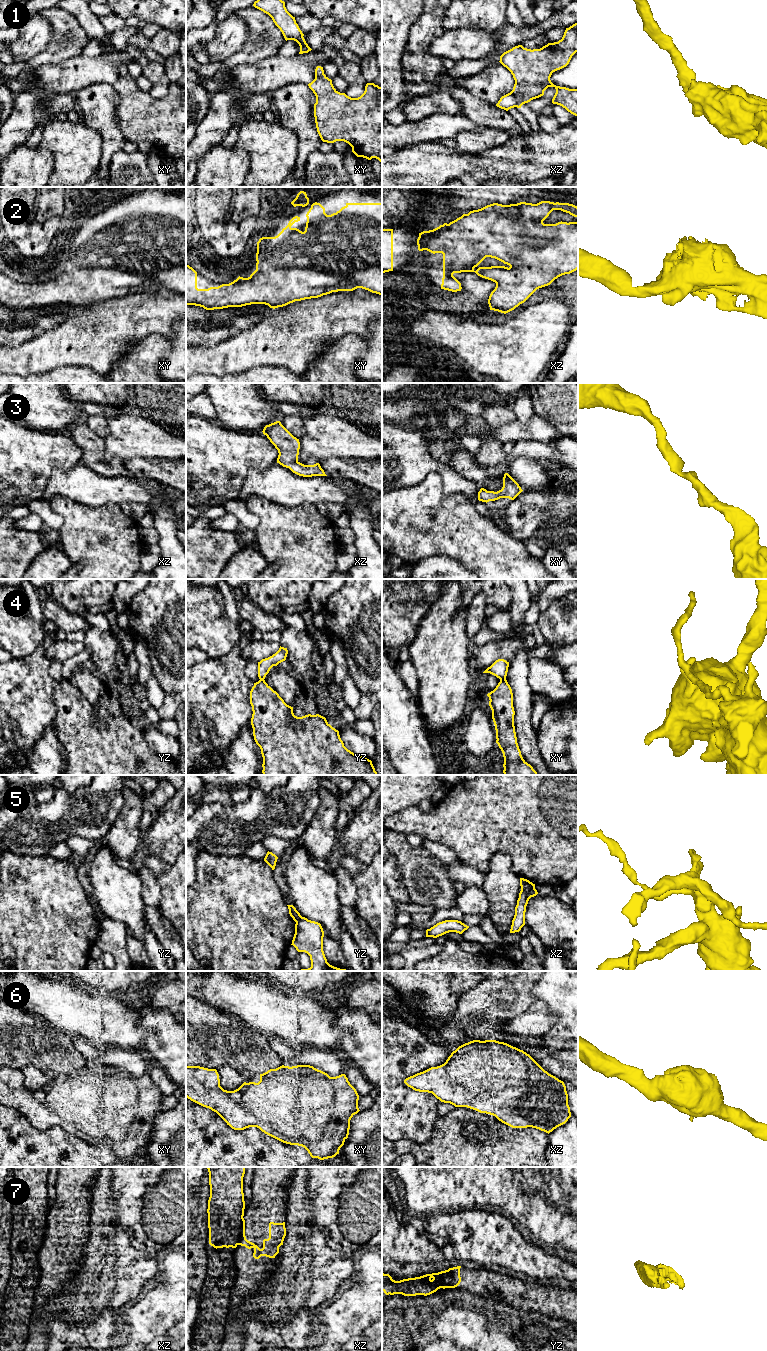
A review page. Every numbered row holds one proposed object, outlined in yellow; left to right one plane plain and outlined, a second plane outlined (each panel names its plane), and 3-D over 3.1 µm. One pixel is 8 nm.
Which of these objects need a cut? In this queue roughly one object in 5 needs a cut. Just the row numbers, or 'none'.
4, 5, 7

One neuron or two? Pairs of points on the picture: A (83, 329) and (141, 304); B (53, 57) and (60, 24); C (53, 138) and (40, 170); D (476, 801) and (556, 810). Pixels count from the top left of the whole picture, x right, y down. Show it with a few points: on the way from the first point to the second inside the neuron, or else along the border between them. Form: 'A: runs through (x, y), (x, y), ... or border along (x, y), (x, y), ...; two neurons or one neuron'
A: runs through (97, 329), (108, 329), (127, 318); one neuron
B: runs through (59, 49), (60, 32); one neuron
C: border along (37, 146), (52, 155), (51, 174); two neurons
D: runs through (496, 806), (536, 806); one neuron

